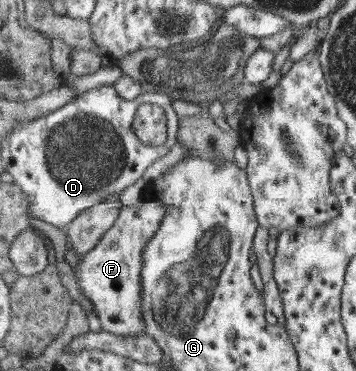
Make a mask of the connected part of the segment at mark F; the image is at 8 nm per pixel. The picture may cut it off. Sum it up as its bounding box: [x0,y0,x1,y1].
[73,200,168,336]

